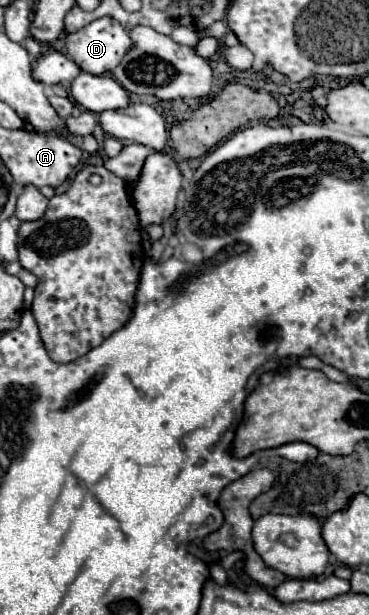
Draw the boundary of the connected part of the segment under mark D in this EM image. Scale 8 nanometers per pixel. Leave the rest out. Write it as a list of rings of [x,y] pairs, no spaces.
[[[105,16],[105,18],[93,20],[89,26],[83,26],[73,34],[67,34],[65,46],[69,56],[77,62],[77,66],[81,66],[81,70],[99,76],[99,74],[111,72],[123,60],[123,56],[131,48],[131,38],[129,38],[129,30],[125,30],[115,18]]]

